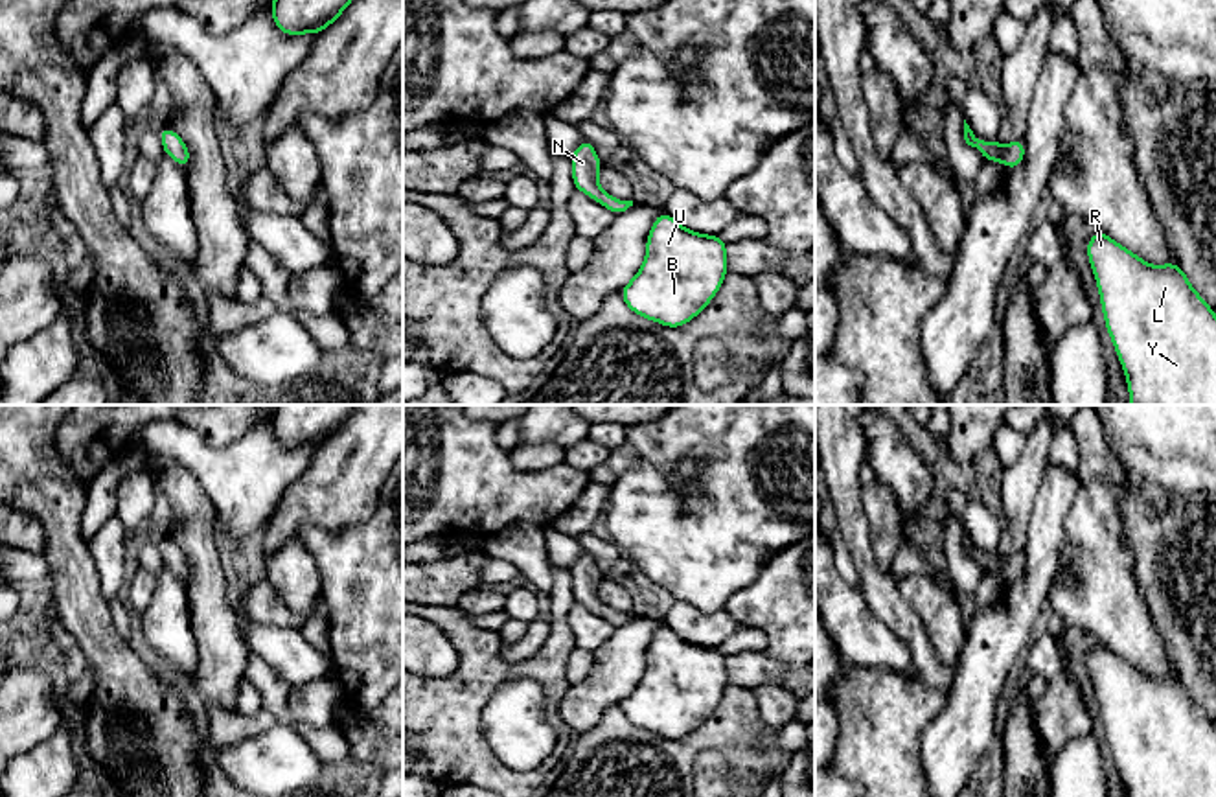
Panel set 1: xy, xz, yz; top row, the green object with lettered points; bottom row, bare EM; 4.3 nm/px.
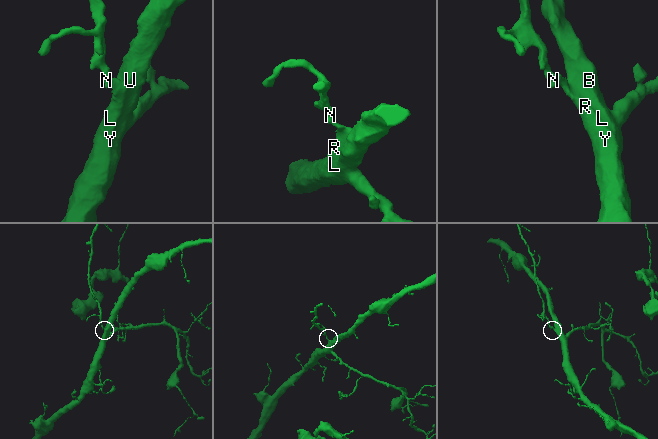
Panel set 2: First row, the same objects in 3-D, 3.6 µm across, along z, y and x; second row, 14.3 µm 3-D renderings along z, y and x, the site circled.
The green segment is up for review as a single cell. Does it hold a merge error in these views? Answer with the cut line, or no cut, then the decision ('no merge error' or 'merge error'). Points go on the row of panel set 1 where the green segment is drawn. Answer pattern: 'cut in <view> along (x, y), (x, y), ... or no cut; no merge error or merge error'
no cut; no merge error

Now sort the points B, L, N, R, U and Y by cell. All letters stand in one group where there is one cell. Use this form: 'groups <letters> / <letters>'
groups B L N R U Y

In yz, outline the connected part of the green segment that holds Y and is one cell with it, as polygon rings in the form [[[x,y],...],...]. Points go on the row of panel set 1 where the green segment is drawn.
[[[1100,230],[1087,241],[1087,260],[1128,379],[1130,403],[1216,405],[1216,311],[1190,285],[1181,265],[1148,265]]]

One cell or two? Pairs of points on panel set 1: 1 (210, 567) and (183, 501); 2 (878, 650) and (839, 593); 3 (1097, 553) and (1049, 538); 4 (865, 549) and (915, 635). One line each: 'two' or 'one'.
1: one
2: one
3: two
4: one

